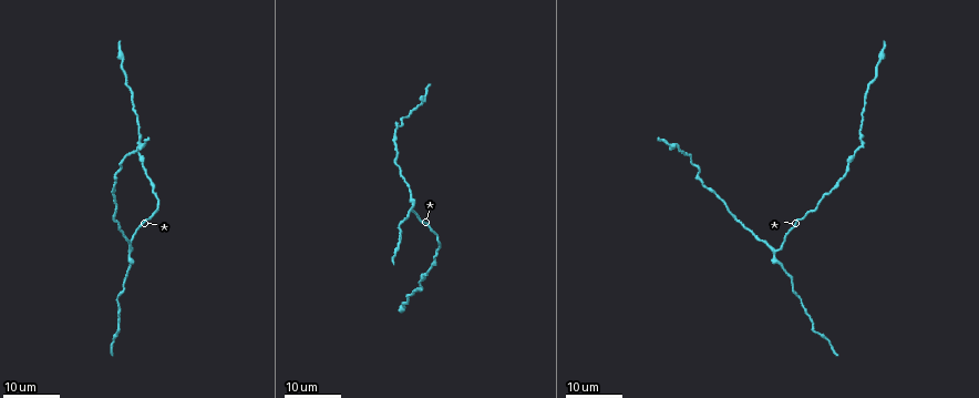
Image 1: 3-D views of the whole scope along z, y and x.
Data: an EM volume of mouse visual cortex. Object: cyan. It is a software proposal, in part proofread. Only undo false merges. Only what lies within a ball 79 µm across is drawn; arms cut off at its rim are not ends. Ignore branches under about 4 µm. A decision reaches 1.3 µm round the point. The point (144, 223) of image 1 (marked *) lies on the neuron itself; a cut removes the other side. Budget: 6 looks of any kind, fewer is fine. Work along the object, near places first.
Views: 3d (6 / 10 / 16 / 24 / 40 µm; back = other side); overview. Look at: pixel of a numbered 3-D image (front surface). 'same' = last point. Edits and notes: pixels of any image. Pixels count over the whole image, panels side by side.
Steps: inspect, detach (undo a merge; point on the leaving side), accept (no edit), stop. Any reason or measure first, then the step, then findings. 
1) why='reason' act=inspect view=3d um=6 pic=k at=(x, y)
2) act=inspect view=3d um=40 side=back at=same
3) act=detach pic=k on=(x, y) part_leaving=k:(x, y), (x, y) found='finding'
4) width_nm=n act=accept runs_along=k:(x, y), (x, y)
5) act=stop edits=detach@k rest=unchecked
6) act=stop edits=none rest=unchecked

why='three-way junction' act=inspect view=3d um=16 pic=1 at=(131, 254)

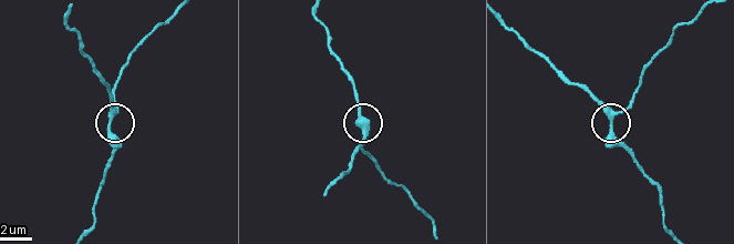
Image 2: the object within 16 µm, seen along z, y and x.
act=inspect view=3d um=6 pic=2 at=(612, 115)

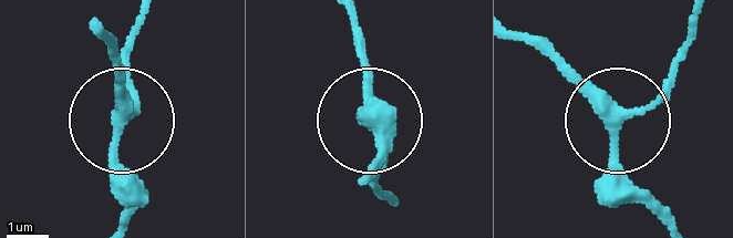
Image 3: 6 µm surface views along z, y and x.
width_nm=260 act=accept runs_along=3:(695, 19), (674, 72), (618, 136), (621, 178), (647, 206) found='continuous, no second neuron'

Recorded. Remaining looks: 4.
why='sudden change in width' act=inspect view=3d um=16 pic=1 at=(860, 149)

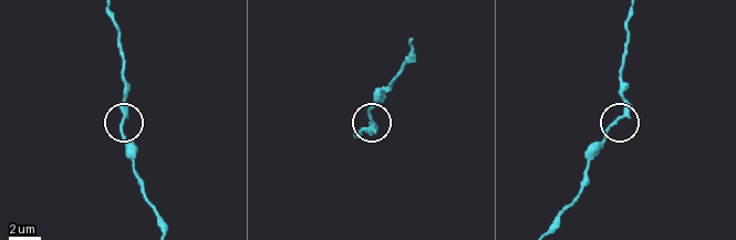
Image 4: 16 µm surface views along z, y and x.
why='zoom in' act=inspect view=3d um=6 pic=4 at=(124, 114)

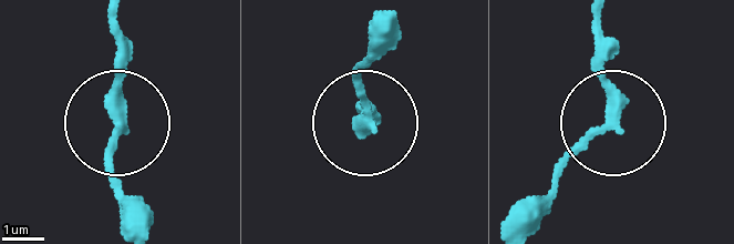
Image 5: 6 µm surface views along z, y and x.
width_nm=270 act=accept found='continuous, no second neuron'

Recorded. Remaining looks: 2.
why='sudden change in width' act=inspect view=3d um=24 pic=1 at=(678, 147)

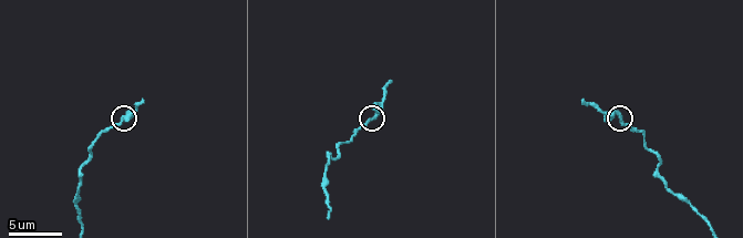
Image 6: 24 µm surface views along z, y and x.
act=inspect view=3d um=10 pic=6 at=(370, 119)

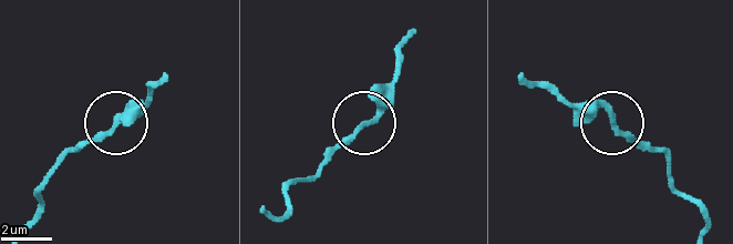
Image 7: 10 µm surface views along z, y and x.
act=accept found='all the same neuron'

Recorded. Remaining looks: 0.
act=stop edits=none rest=unchecked

